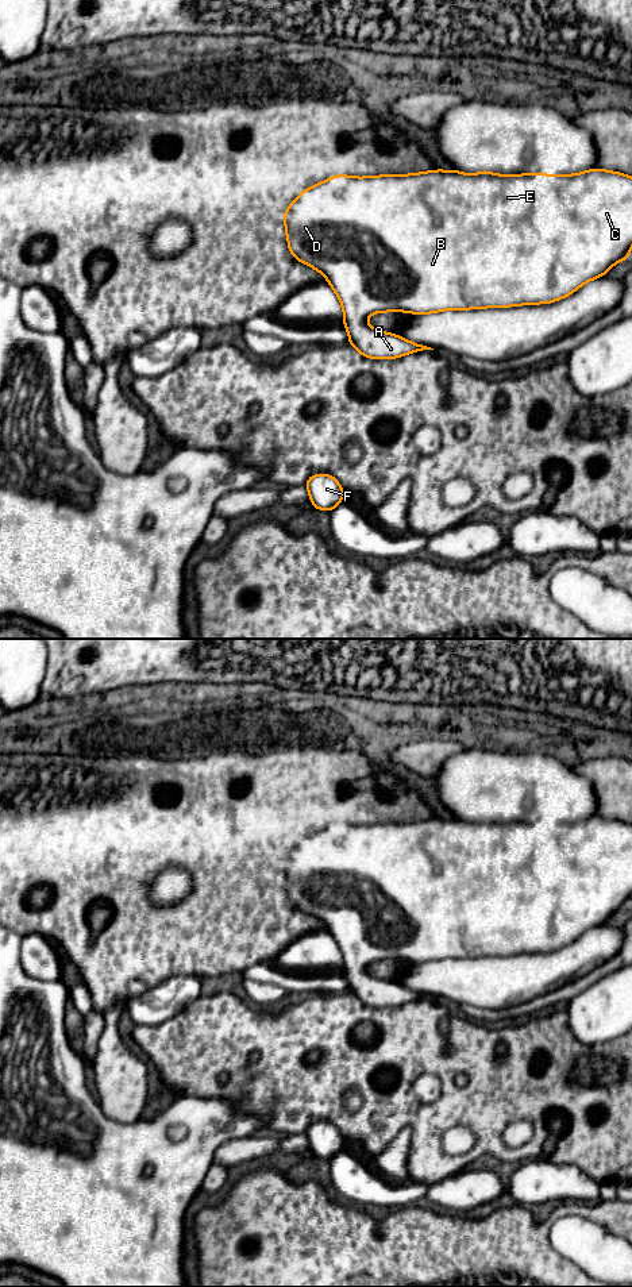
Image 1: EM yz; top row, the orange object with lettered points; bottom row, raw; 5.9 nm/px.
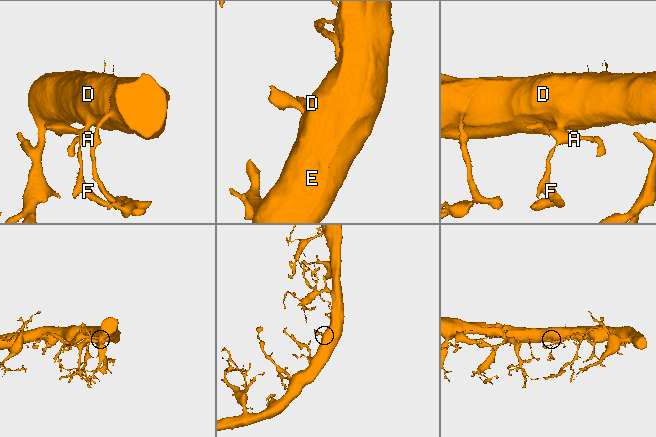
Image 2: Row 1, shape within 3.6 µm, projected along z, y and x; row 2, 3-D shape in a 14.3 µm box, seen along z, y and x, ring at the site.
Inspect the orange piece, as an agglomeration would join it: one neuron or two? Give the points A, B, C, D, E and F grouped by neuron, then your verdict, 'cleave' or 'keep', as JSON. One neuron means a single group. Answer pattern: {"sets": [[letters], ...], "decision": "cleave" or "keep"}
{"sets": [["A", "B", "C", "D", "E", "F"]], "decision": "keep"}

